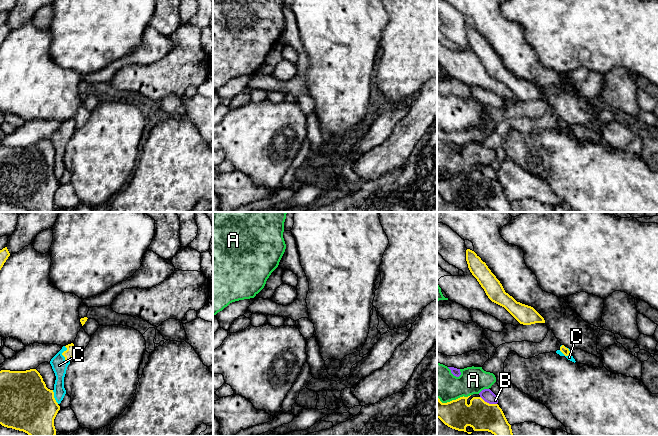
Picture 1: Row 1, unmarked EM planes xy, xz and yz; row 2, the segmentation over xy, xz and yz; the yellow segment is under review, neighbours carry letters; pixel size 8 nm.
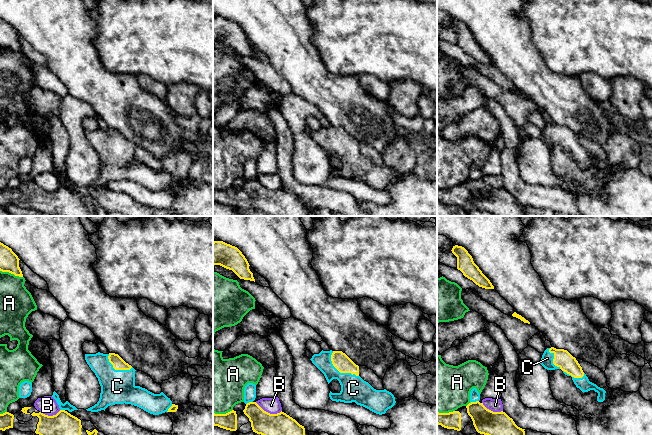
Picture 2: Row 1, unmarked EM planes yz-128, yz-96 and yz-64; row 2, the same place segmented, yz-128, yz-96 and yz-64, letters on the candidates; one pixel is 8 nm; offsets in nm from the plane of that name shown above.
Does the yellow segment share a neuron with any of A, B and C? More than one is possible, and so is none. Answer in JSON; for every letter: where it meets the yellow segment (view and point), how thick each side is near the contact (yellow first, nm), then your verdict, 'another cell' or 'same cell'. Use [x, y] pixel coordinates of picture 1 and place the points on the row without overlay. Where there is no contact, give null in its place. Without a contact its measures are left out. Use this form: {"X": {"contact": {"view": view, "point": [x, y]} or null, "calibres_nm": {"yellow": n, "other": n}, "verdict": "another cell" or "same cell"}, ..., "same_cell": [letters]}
{"A": {"contact": {"view": "yz", "point": [453, 176]}, "calibres_nm": {"yellow": 240, "other": 260}, "verdict": "another cell"}, "B": {"contact": {"view": "yz", "point": [488, 179]}, "calibres_nm": {"yellow": 240, "other": 100}, "verdict": "another cell"}, "C": {"contact": {"view": "xy", "point": [62, 130]}, "calibres_nm": {"yellow": 80, "other": 130}, "verdict": "another cell"}, "same_cell": []}

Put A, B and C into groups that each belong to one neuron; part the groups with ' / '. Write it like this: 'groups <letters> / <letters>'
groups A / B / C

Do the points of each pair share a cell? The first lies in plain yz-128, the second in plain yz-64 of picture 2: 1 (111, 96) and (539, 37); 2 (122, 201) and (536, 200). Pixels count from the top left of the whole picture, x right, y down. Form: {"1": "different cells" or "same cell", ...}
{"1": "different cells", "2": "same cell"}

